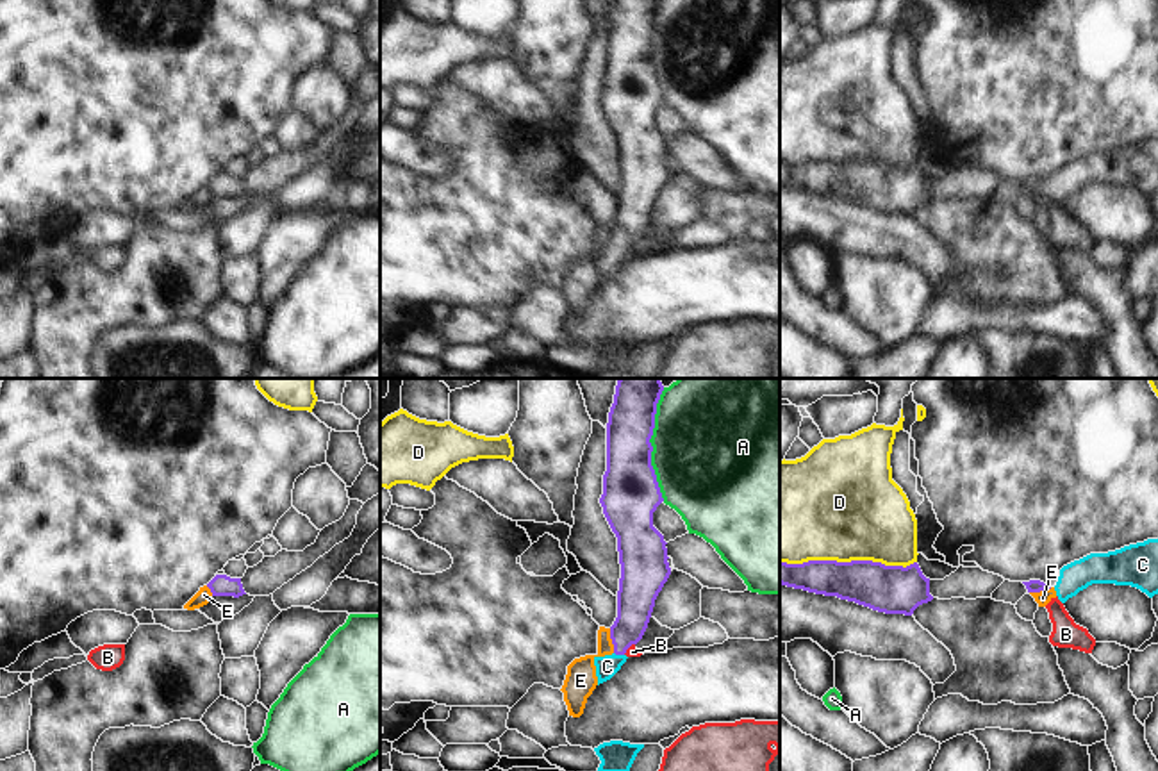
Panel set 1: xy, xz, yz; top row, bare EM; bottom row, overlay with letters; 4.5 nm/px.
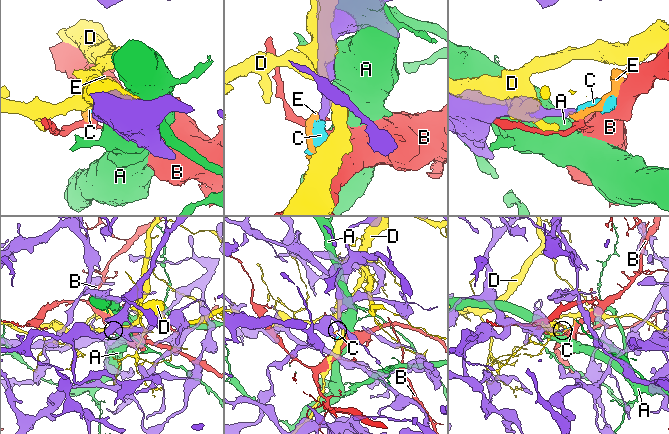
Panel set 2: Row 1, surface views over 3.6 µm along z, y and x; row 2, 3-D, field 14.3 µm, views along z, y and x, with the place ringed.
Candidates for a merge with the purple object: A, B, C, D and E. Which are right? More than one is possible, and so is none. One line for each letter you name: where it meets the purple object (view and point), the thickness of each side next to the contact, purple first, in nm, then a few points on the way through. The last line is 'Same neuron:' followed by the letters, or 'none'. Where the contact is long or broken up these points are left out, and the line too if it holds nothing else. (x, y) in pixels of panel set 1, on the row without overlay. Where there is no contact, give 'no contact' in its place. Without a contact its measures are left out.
C: xz (620, 254) | 170/100 nm | across xz (636, 202), (620, 254), (607, 266)
Same neuron: C

